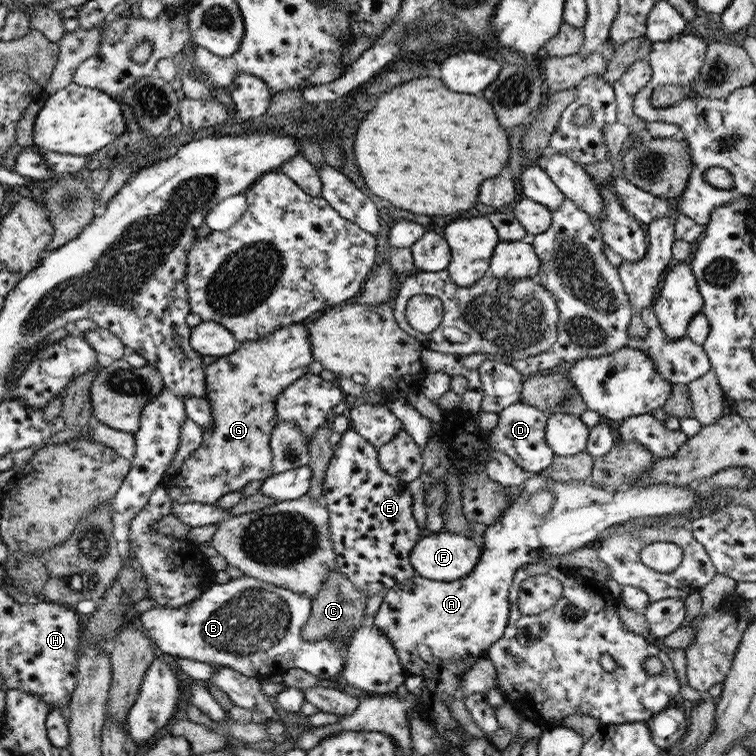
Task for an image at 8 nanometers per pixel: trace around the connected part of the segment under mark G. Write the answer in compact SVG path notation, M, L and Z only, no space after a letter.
M306 321L296 323L290 326L281 326L268 334L268 338L260 338L260 340L248 340L240 344L239 349L234 353L227 355L226 357L218 357L214 362L206 367L206 381L207 381L207 400L211 404L213 429L206 429L203 431L203 439L196 447L194 452L184 460L179 470L175 473L176 478L170 480L170 486L174 486L170 491L170 497L175 503L202 503L202 504L215 504L225 494L231 492L239 492L252 481L264 481L266 478L273 476L273 462L272 451L270 446L271 434L275 426L277 425L277 410L275 405L276 397L287 387L292 384L297 378L300 378L303 374L308 373L309 364L314 361L312 354L312 343L310 343L310 335L308 335L308 327Z

